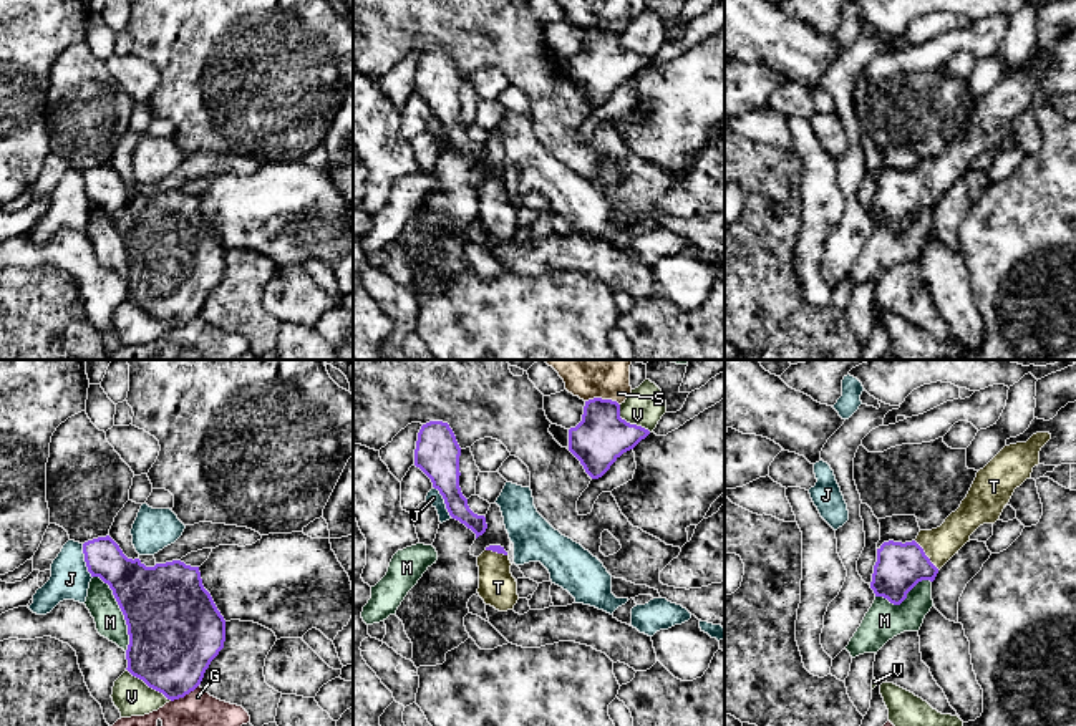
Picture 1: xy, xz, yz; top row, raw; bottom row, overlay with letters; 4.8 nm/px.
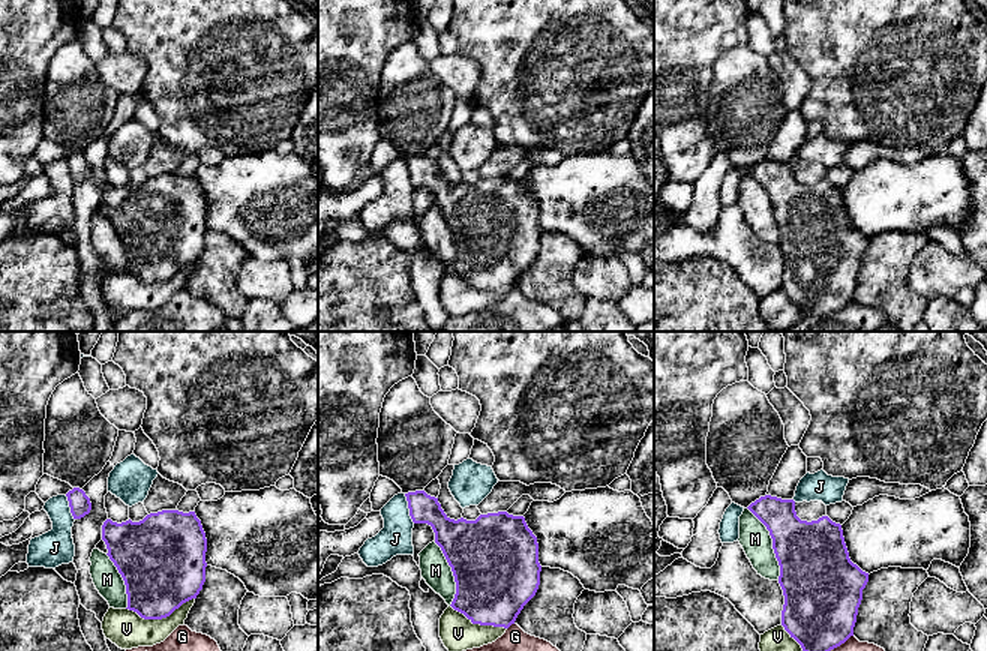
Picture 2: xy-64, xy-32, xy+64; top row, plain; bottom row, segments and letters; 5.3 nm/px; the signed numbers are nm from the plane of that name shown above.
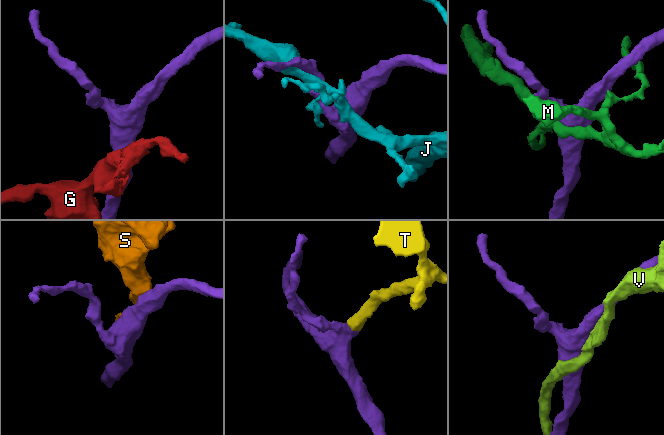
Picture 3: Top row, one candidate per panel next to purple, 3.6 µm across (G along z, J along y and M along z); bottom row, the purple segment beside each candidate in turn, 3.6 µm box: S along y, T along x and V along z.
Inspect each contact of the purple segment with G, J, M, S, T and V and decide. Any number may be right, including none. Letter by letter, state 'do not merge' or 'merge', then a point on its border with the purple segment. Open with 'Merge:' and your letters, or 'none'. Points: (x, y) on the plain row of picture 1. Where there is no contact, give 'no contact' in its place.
Merge: T
G: do not merge; meets purple in xy at (184, 324)
J: do not merge; meets purple in xy at (85, 189)
M: do not merge; meets purple in xy at (121, 239)
S: do not merge; meets purple in xz at (601, 27)
T: merge; meets purple in yz at (925, 184)
V: do not merge; meets purple in xy at (150, 315)

